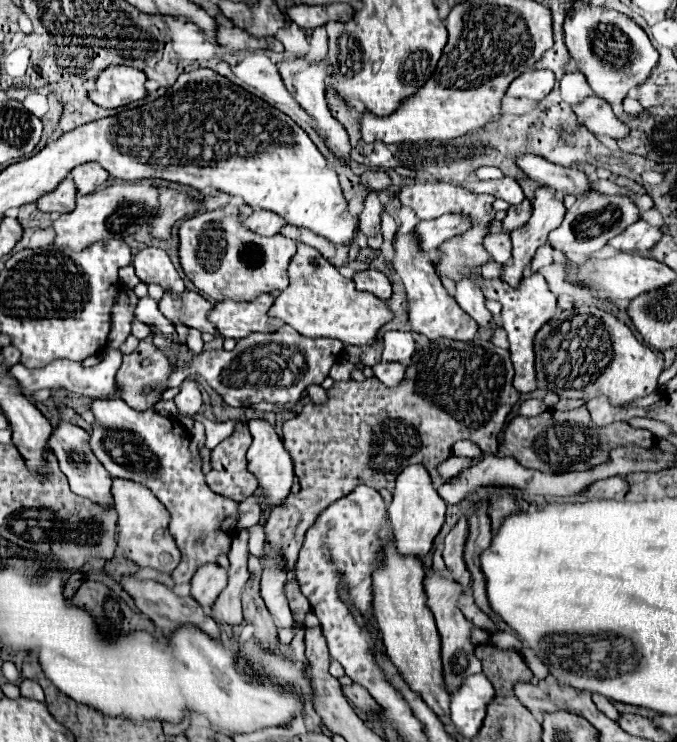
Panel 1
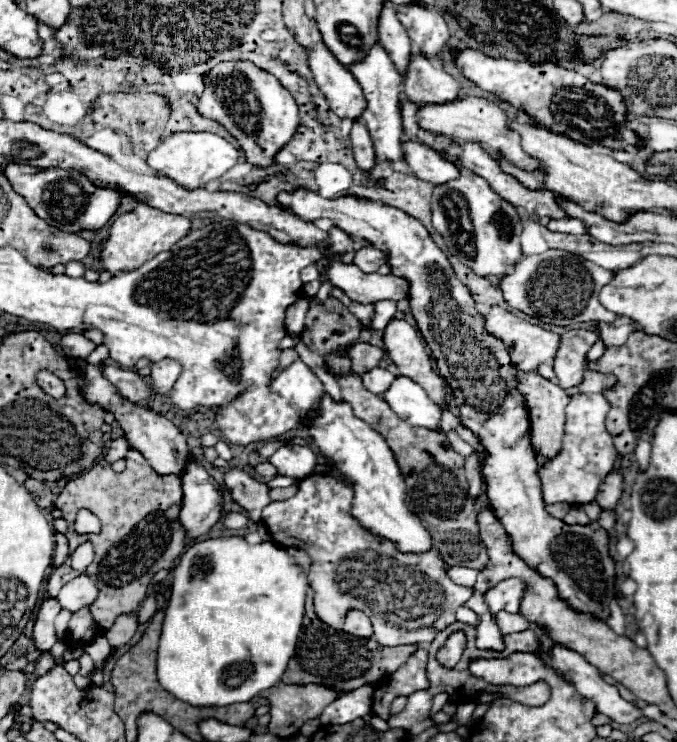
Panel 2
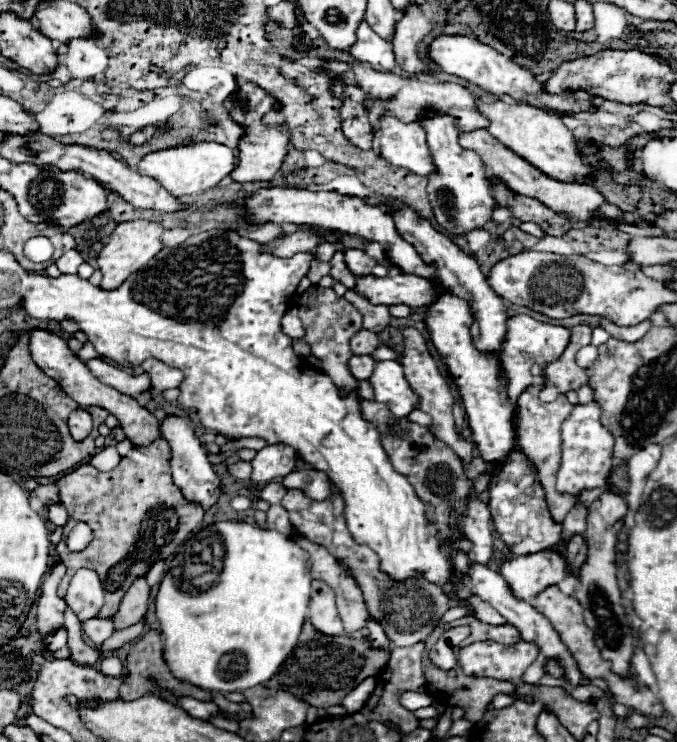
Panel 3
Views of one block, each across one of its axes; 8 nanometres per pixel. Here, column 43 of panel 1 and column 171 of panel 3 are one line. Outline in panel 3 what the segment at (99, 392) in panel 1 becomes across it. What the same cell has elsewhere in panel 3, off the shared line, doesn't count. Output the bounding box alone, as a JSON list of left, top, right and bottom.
[142,360,184,392]

